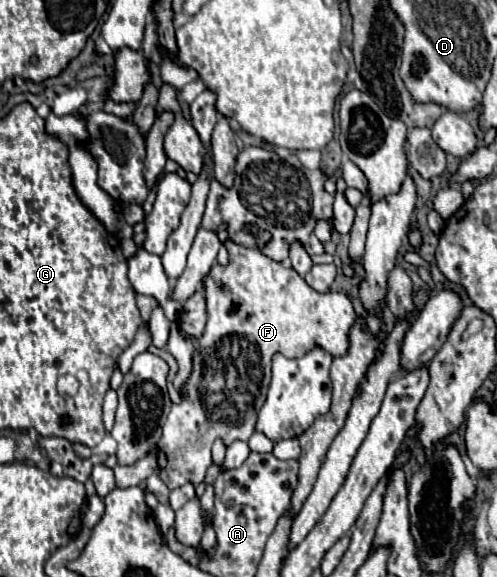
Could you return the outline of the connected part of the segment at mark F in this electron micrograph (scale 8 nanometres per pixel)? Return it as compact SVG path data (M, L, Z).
M246 225L244 229L256 237L256 247L244 247L228 239L226 249L230 263L212 265L212 269L204 277L208 321L202 337L198 339L200 349L194 353L192 373L184 383L182 401L178 405L172 405L172 411L164 425L164 433L154 449L158 459L158 475L168 489L176 489L186 483L198 487L204 481L204 475L212 465L210 449L216 439L222 439L224 445L250 439L256 427L258 413L266 403L266 393L272 379L272 357L276 353L294 359L306 355L314 345L320 345L322 349L338 357L348 349L348 329L356 321L350 299L344 293L334 291L318 293L290 265L264 255L262 247L272 239L268 231L258 229L256 225Z

